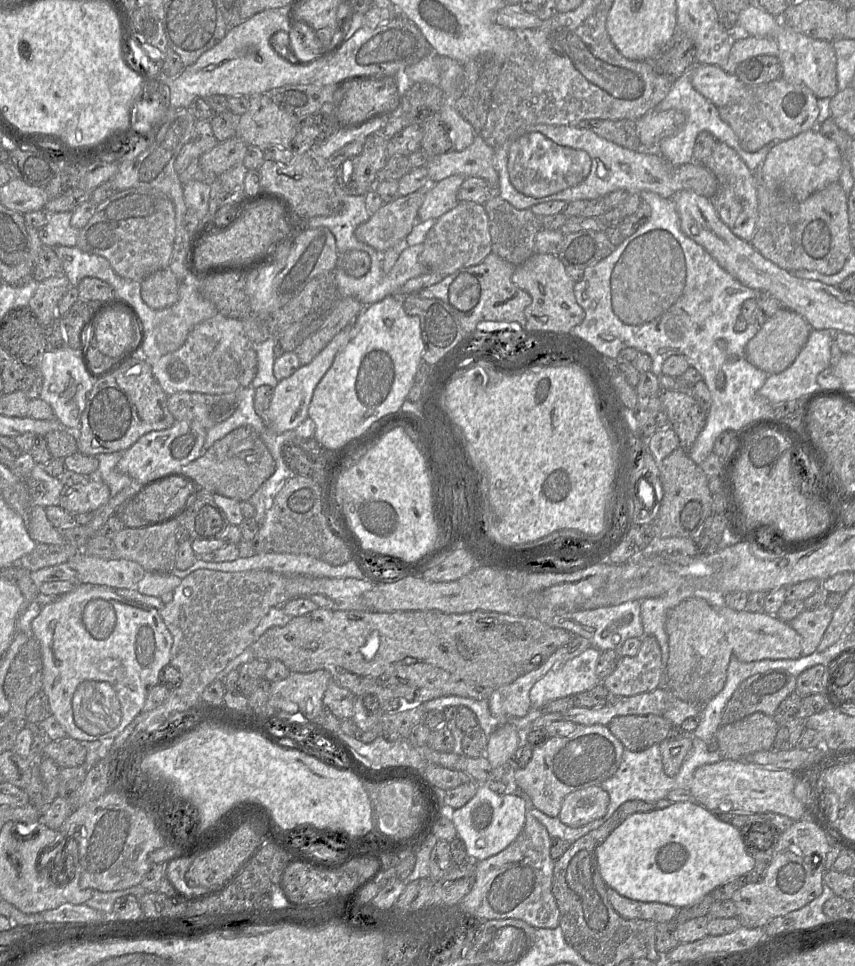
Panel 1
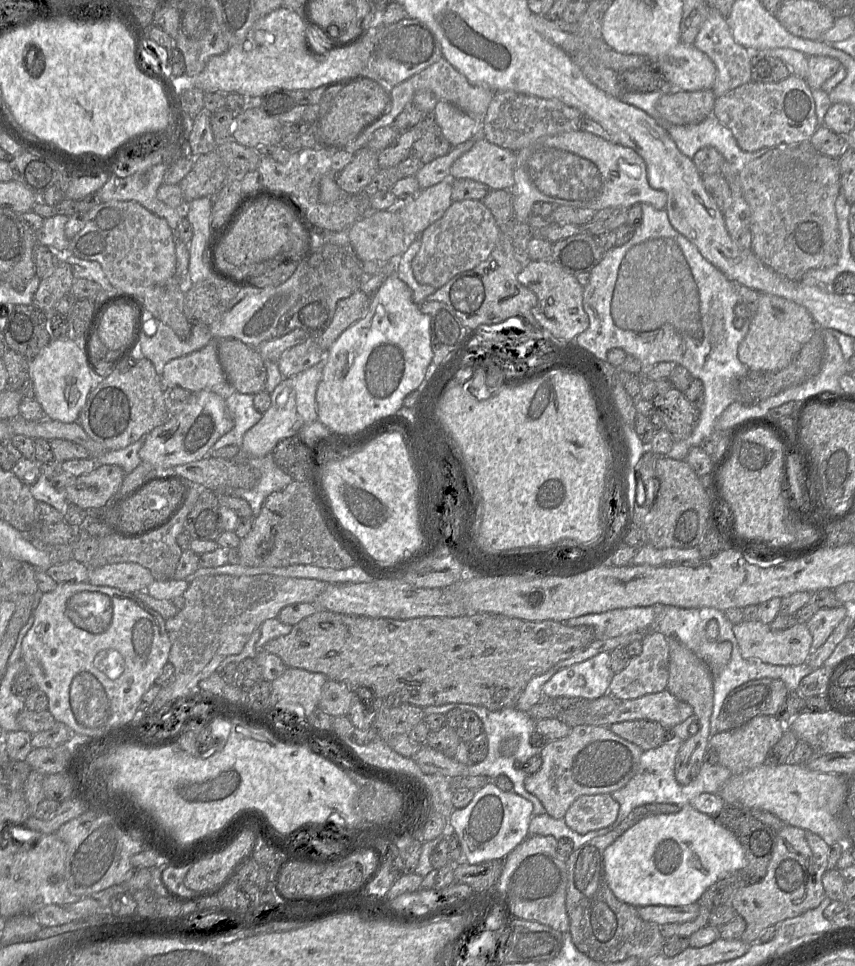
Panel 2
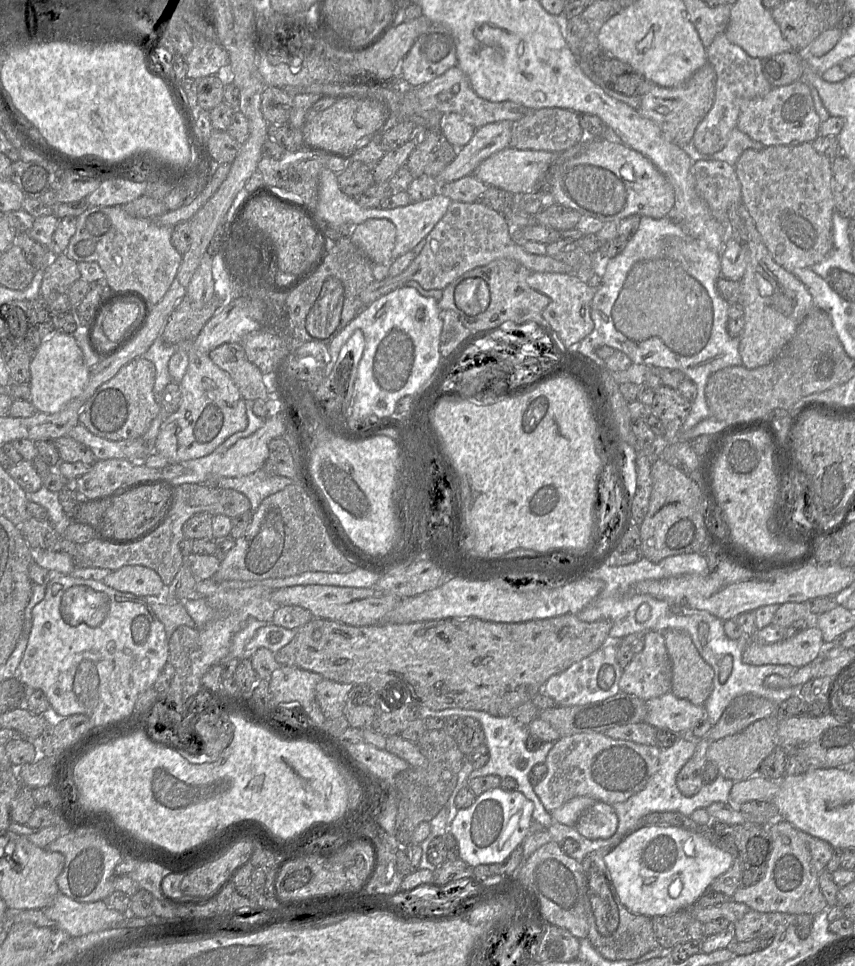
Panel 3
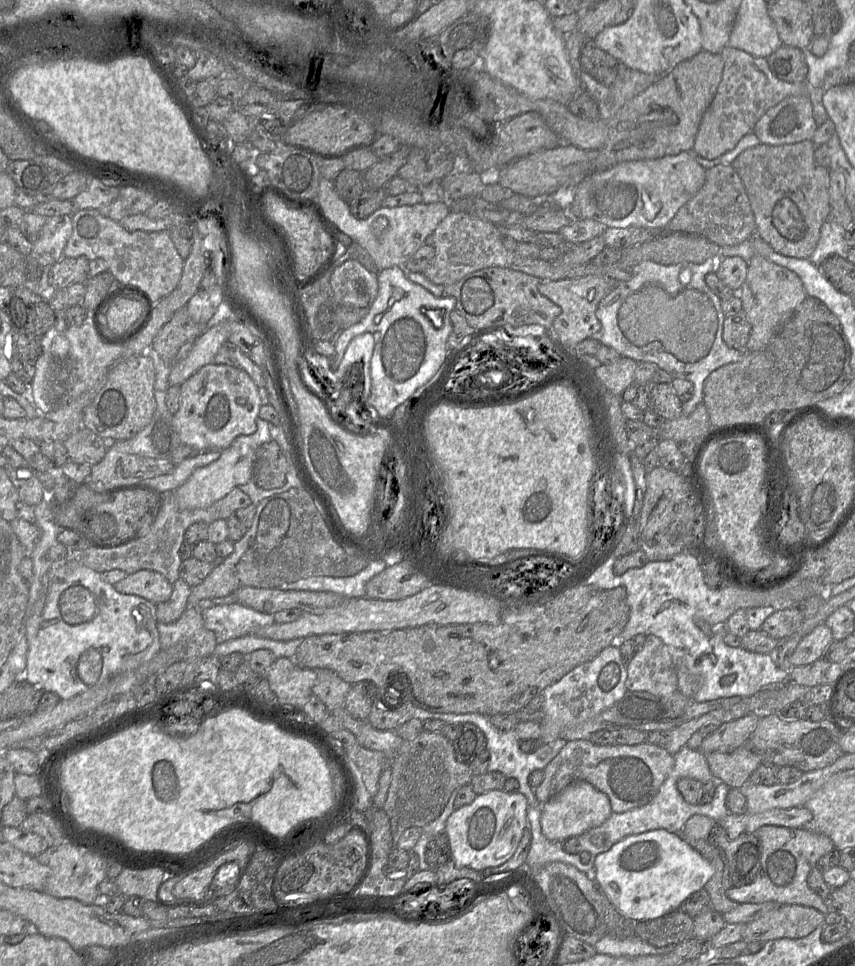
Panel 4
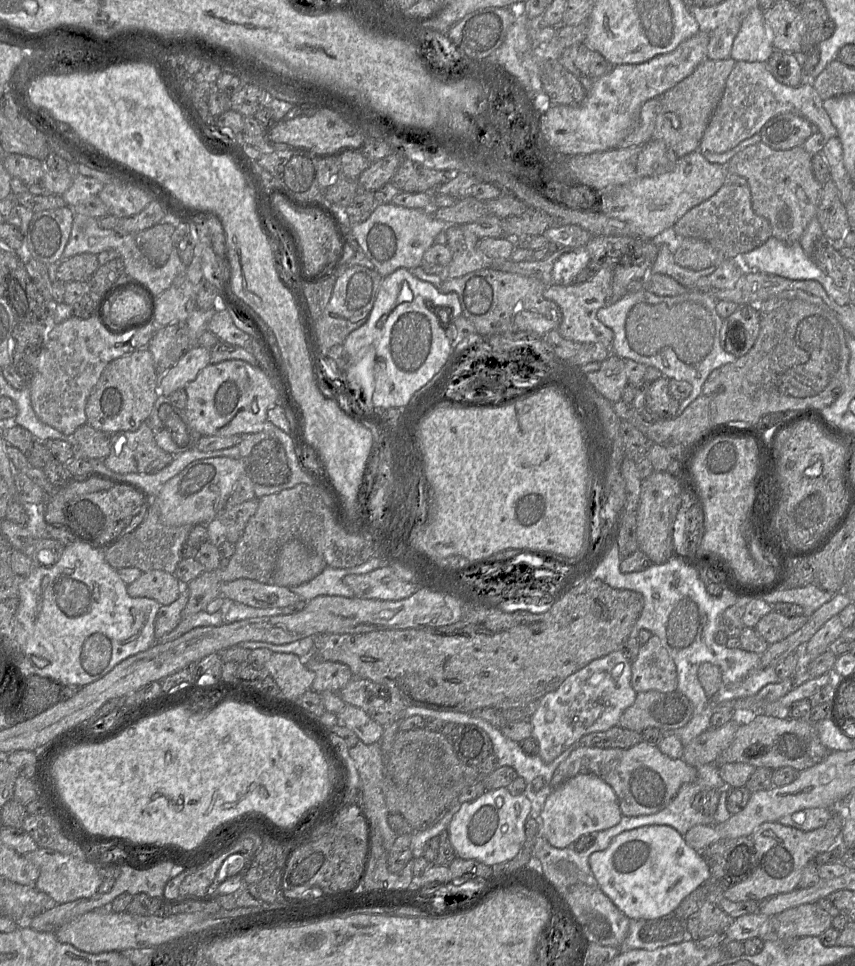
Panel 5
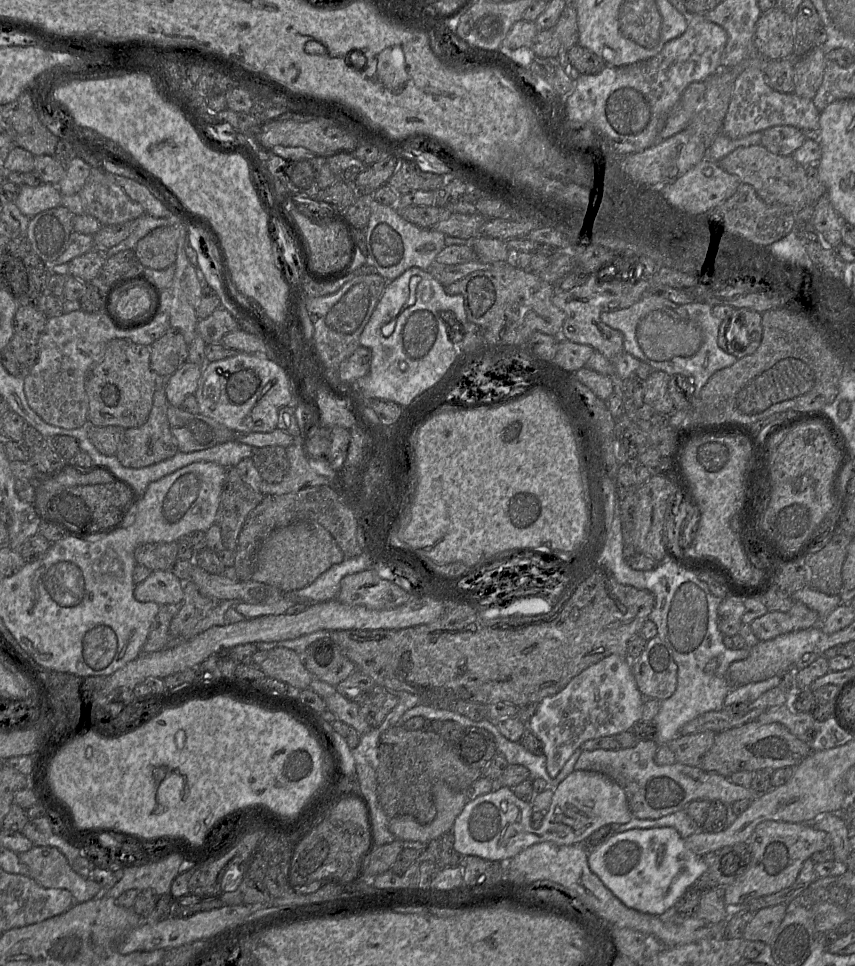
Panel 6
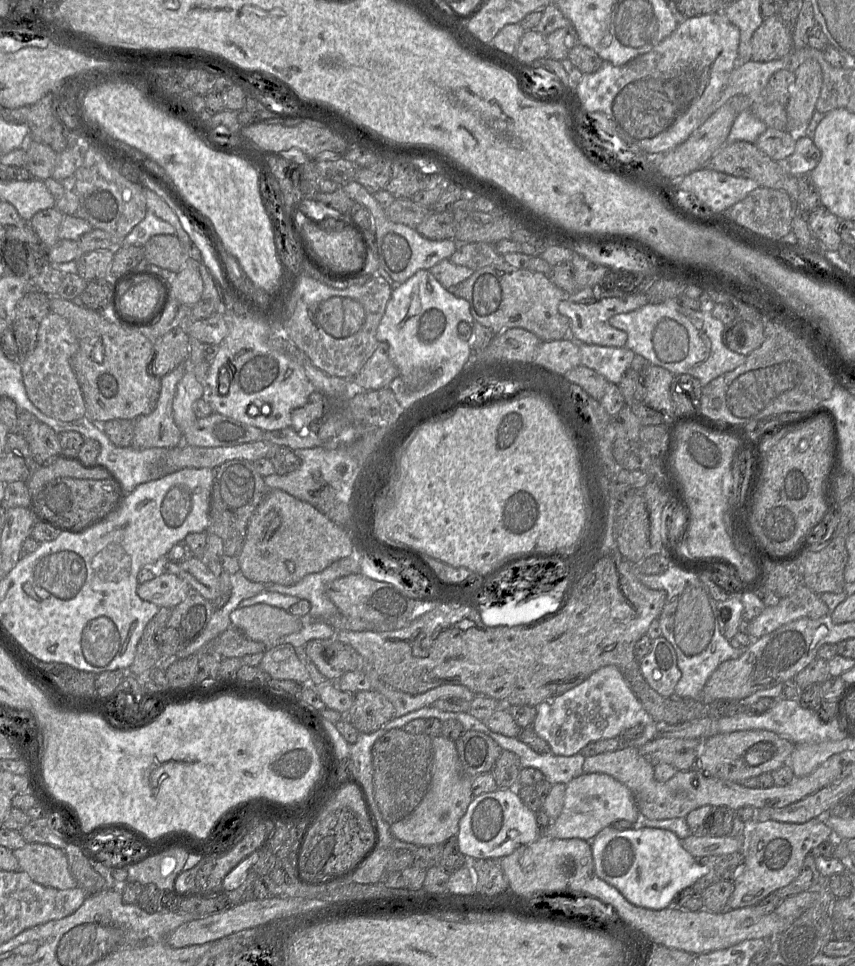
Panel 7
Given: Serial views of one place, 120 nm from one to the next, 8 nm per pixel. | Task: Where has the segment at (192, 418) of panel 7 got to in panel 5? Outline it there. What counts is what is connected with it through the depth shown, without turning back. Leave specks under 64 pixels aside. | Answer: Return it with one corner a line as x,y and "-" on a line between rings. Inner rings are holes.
192,346
165,374
159,376
157,397
169,396
178,389
184,389
210,364
211,348

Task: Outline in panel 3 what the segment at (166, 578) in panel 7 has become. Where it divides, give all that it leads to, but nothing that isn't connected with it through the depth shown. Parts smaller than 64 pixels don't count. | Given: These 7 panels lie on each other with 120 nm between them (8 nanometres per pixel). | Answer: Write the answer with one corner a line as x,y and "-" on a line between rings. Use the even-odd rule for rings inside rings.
139,565
123,566
112,571
102,582
117,591
138,596
158,595
167,588
155,571

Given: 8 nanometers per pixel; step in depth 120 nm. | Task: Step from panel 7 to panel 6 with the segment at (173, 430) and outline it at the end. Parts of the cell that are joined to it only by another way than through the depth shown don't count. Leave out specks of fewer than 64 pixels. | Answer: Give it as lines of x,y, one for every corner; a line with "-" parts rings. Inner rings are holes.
157,376
157,385
153,397
153,405
149,417
140,427
124,430
122,440
116,452
119,462
128,468
143,468
172,458
179,450
175,437
171,433
167,418
170,405
165,391
165,379

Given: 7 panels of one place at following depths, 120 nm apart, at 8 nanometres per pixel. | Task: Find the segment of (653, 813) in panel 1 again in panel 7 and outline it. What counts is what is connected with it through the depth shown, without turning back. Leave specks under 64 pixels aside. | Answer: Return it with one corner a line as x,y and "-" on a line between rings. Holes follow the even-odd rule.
606,827
603,830
601,830
592,841
588,842
590,842
591,845
594,870
597,876
603,879
608,884
614,886
616,889
618,889
618,891
620,891
620,893
630,903
638,907
643,907
653,910
661,910
669,907
670,904
672,903
672,900
676,897
676,894
678,894
685,888
693,885
698,879
706,875
709,871
709,868
707,866
699,864
699,861
683,848
681,840
676,836
675,833
669,830
643,827
639,829
617,831
612,827

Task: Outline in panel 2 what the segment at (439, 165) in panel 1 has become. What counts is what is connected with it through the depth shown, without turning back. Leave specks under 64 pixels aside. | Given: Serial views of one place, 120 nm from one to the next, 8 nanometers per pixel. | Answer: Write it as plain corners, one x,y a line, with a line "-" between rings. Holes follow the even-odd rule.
482,137
453,163
450,179
472,179
487,185
490,190
509,190
514,184
517,158
516,152
499,147

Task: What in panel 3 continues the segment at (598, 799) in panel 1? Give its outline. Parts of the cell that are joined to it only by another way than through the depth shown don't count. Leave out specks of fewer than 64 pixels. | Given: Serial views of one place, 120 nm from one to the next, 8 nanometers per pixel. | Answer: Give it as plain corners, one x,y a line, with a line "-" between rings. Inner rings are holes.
596,801
579,817
575,824
584,837
595,840
611,837
617,829
618,816
608,803

